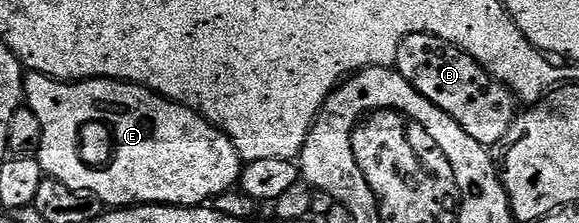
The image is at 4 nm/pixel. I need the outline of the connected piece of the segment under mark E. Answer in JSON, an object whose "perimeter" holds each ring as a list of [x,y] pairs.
{"perimeter":[[[28,72],[23,82],[25,105],[31,109],[40,123],[40,139],[37,156],[44,174],[48,178],[65,183],[65,187],[73,187],[77,191],[89,191],[103,200],[107,207],[130,207],[132,205],[190,205],[203,207],[214,197],[222,195],[226,189],[235,189],[239,183],[239,175],[243,172],[244,162],[239,156],[237,147],[233,147],[231,138],[227,137],[215,125],[209,124],[199,113],[194,113],[188,105],[179,105],[154,93],[146,85],[132,85],[130,81],[114,81],[112,77],[88,77],[86,81],[57,81],[46,77],[44,73]]]}

